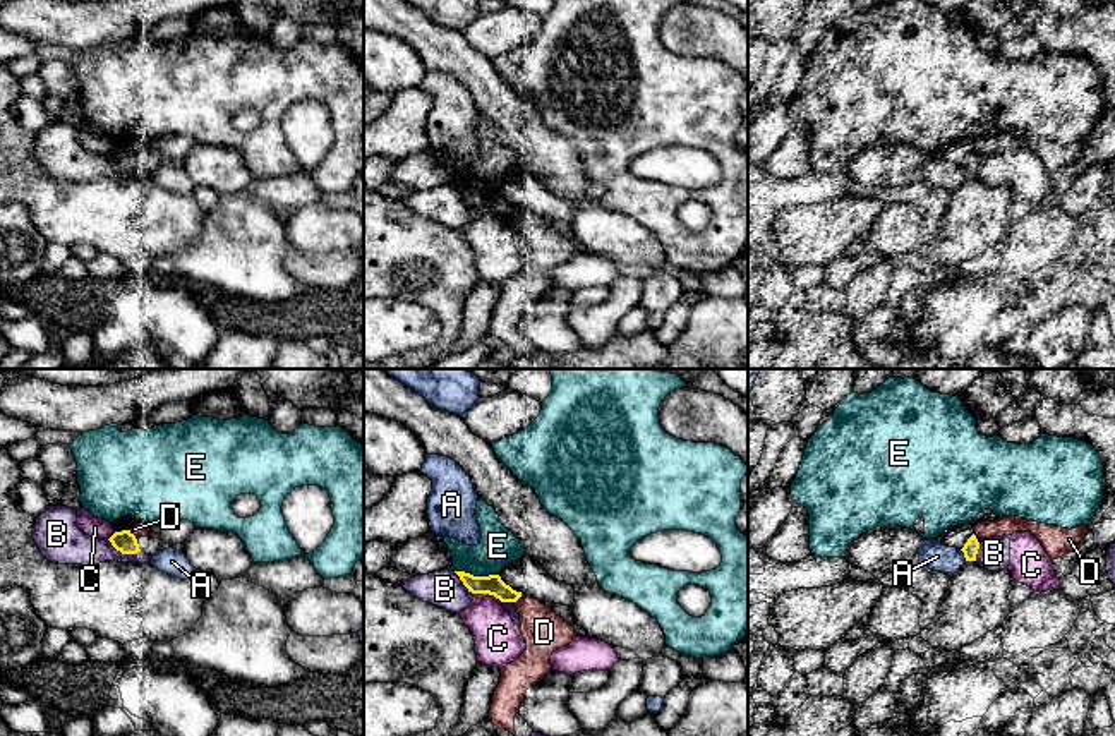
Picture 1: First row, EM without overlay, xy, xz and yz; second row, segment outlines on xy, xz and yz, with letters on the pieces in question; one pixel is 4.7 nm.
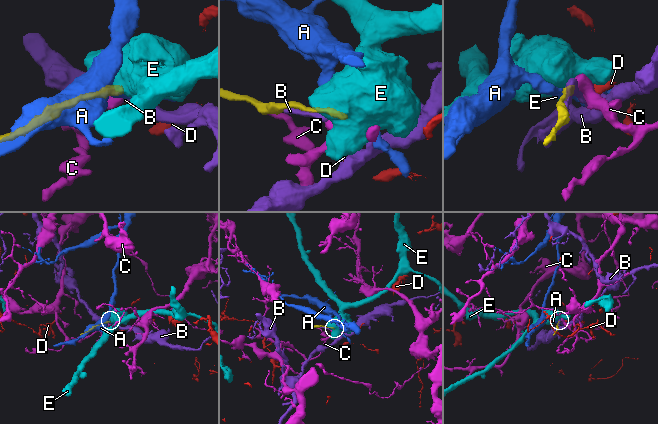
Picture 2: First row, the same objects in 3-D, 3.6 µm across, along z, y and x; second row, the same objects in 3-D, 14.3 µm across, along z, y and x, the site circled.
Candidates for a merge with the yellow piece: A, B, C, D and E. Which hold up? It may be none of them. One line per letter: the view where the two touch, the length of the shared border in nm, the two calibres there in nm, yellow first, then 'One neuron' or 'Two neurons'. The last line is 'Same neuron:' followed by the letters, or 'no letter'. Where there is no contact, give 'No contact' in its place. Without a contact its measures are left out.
A: Touches yellow in yz. Shared border 70 nm. Thickness 70 nm (yellow) against 140 nm. Two neurons
B: Touches yellow in xy. Shared border 170 nm. Thickness 100 nm (yellow) against 170 nm. Two neurons
C: Touches yellow in xz. Shared border 140 nm. Thickness 90 nm (yellow) against 220 nm. Two neurons
D: Touches yellow in xy. Shared border 50 nm. Thickness 100 nm (yellow) against 60 nm. Two neurons
E: Touches yellow in xz. Shared border 200 nm. Thickness 90 nm (yellow) against 180 nm. Two neurons
Same neuron: no letter

